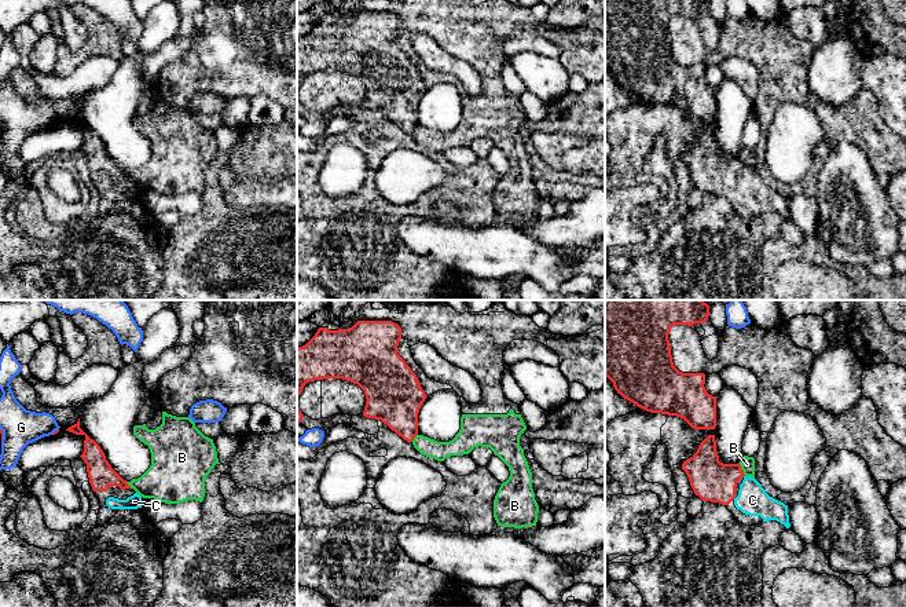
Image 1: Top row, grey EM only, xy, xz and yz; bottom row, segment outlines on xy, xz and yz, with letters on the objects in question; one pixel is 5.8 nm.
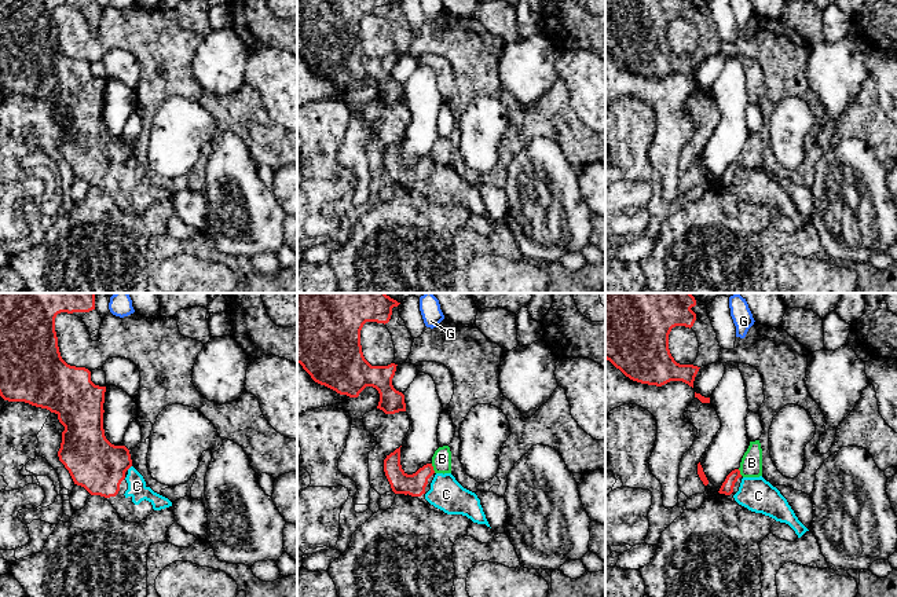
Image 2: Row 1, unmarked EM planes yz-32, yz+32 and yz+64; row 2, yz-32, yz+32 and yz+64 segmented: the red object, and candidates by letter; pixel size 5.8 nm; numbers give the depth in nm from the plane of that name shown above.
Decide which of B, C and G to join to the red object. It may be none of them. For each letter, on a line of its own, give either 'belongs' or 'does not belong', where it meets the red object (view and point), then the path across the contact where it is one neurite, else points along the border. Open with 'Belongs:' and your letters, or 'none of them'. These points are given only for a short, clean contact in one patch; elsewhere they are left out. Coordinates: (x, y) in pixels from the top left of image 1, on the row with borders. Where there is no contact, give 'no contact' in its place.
Belongs: C
B: does not belong; contact yz (741, 470); border yz (738, 463), (745, 475)
C: belongs; no contact
G: does not belong; contact xy (2, 434); border xy (0, 428), (2, 439)

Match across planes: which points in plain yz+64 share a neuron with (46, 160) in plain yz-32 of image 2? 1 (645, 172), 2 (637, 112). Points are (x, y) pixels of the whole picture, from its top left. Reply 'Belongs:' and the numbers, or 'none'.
Belongs: none

